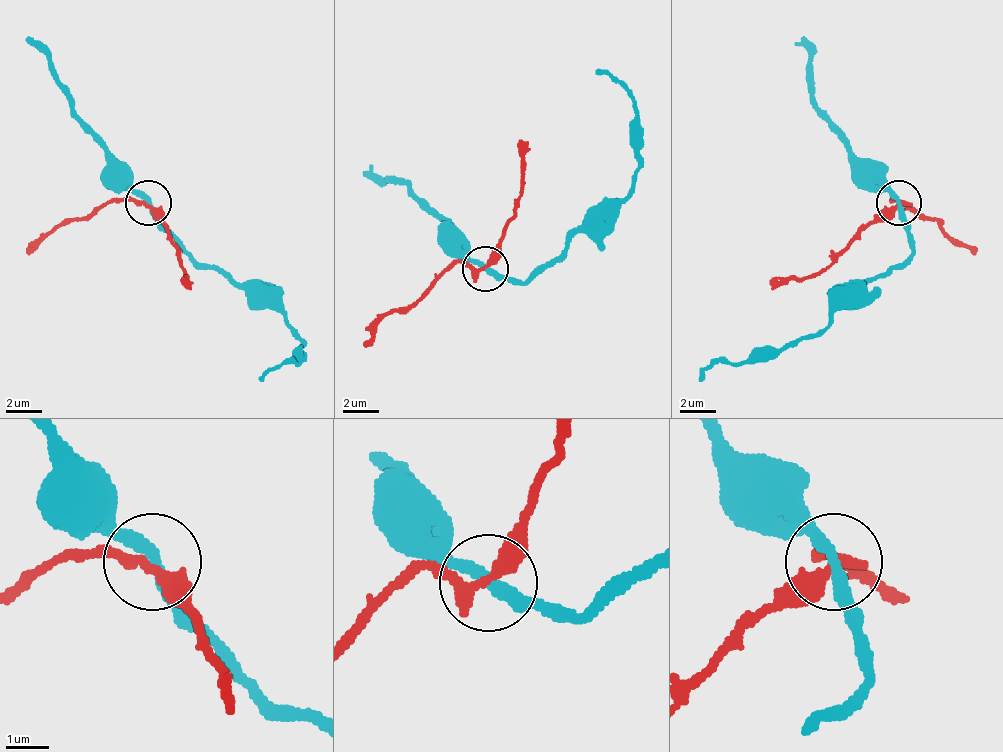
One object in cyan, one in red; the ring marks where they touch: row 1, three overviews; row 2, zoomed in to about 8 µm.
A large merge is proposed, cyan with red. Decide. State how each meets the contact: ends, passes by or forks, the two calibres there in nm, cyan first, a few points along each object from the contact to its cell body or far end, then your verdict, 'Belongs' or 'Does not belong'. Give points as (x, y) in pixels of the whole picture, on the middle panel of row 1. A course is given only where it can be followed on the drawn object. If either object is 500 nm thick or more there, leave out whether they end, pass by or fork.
At the ring cyan passes by. At the ring red passes by. Thickness 280 nm (cyan) against 320 nm. Course of cyan: (486, 269), (522, 283), (576, 233), (590, 233), (631, 193), (640, 116), (617, 84), (594, 71). Course of red: (486, 269), (454, 260), (409, 306), (391, 310), (364, 346). Belongs

